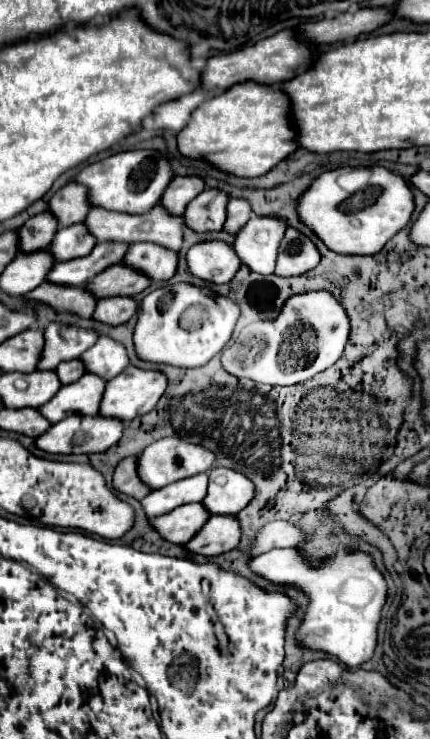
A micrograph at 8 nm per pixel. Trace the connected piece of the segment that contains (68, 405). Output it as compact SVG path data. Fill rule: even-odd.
M85 374L73 384L61 386L59 392L43 406L39 406L39 414L45 416L51 424L67 418L67 416L97 416L99 402L105 392L105 380L93 374Z

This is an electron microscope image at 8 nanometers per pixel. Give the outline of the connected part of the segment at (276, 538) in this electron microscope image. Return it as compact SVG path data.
M269 522L265 524L251 548L249 548L249 556L257 556L257 554L263 554L263 552L269 552L273 548L291 548L291 546L297 546L303 538L303 532L295 526L291 526L289 522Z

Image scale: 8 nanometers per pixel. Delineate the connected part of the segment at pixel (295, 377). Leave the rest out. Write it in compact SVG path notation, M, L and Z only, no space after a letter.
M329 292L291 296L275 320L245 326L239 338L223 350L221 366L235 378L247 378L269 386L293 386L333 366L345 350L349 318Z

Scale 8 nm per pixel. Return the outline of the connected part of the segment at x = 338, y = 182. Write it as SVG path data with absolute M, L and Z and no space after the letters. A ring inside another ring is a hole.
M337 168L319 174L299 196L299 220L333 252L371 256L401 230L413 214L413 188L387 168Z

